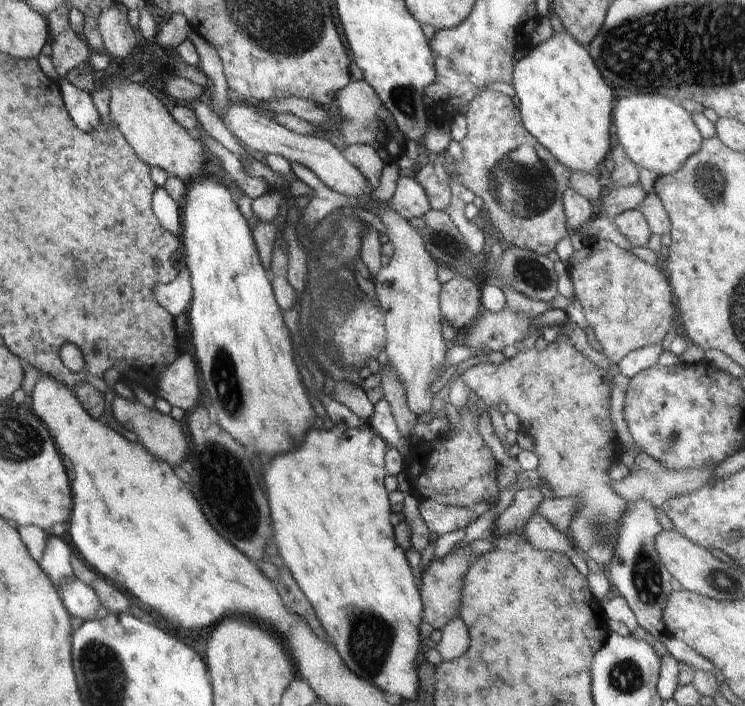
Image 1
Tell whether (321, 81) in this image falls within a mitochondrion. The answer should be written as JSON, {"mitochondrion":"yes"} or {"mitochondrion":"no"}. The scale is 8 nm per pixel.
{"mitochondrion":"no"}

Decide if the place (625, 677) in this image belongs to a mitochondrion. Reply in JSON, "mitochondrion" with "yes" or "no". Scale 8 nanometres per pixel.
{"mitochondrion":"yes"}

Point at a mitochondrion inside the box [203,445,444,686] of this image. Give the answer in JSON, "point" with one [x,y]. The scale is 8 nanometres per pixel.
{"point":[369,654]}

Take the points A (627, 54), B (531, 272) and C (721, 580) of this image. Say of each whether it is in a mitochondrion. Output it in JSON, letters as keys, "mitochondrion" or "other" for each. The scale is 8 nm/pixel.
{"A":"mitochondrion","B":"mitochondrion","C":"mitochondrion"}

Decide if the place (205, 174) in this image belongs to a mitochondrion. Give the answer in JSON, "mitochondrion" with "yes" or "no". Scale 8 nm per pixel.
{"mitochondrion":"no"}

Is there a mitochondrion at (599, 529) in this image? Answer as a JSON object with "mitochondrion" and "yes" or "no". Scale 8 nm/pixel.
{"mitochondrion":"yes"}

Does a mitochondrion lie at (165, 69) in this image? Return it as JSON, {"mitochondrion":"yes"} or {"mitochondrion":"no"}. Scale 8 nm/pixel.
{"mitochondrion":"no"}

